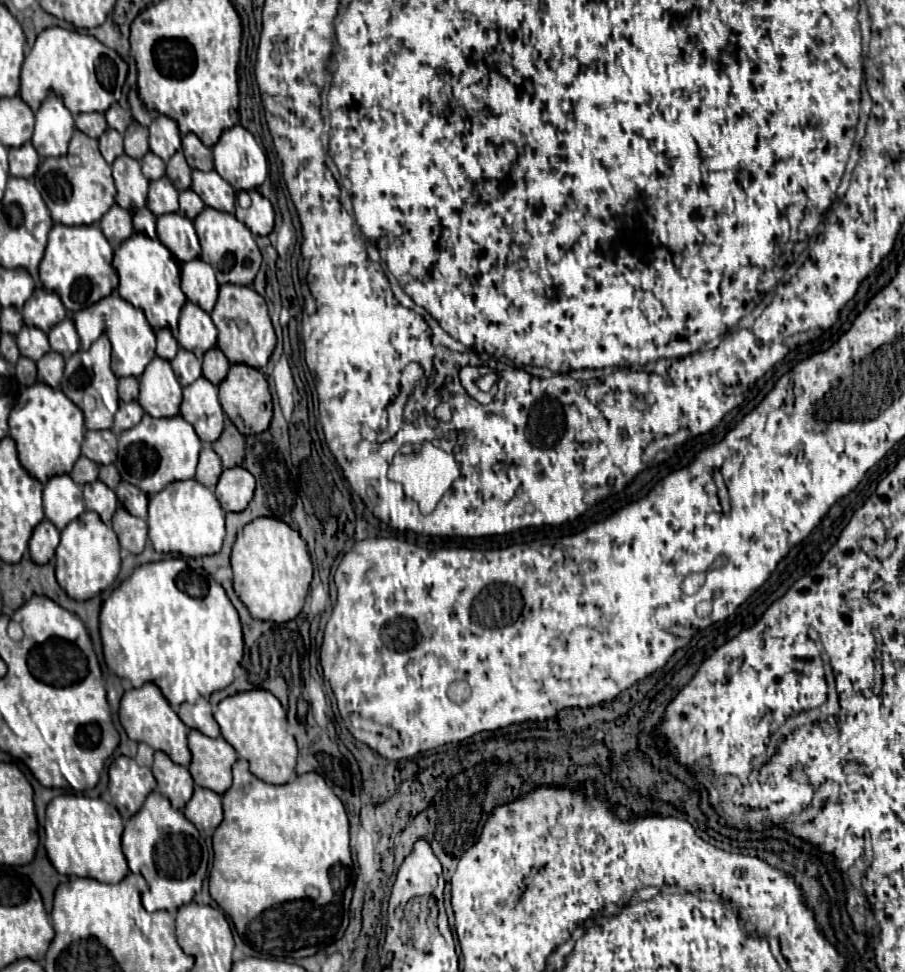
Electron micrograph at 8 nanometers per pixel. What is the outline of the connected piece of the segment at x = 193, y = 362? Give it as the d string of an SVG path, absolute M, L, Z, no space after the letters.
M181 348L177 356L171 360L171 366L181 386L189 386L197 378L201 378L201 362L195 358L193 352L187 352Z

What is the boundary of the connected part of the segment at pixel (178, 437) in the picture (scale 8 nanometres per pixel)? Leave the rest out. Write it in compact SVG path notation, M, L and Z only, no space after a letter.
M145 414L135 428L129 428L119 436L119 460L115 466L125 482L135 484L147 496L153 496L175 480L193 478L199 450L201 440L183 416L151 418Z

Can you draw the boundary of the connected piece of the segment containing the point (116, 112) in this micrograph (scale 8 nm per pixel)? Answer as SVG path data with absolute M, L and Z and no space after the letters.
M113 104L113 106L111 106L107 112L105 112L105 118L107 118L109 128L117 130L119 134L123 134L123 132L127 130L129 122L133 120L133 118L131 118L131 114L129 114L127 110L123 110L119 104Z

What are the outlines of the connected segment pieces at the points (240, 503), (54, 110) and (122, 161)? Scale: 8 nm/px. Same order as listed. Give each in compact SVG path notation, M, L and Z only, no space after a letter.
M241 466L227 468L215 488L215 496L223 510L241 512L247 508L255 492L255 478Z
M49 96L35 112L35 132L31 142L35 144L35 150L41 158L63 156L67 152L73 130L73 114L65 108L61 98Z
M127 154L119 156L113 162L113 178L117 186L117 204L129 212L137 212L147 204L149 180L141 172L141 162L129 158Z

